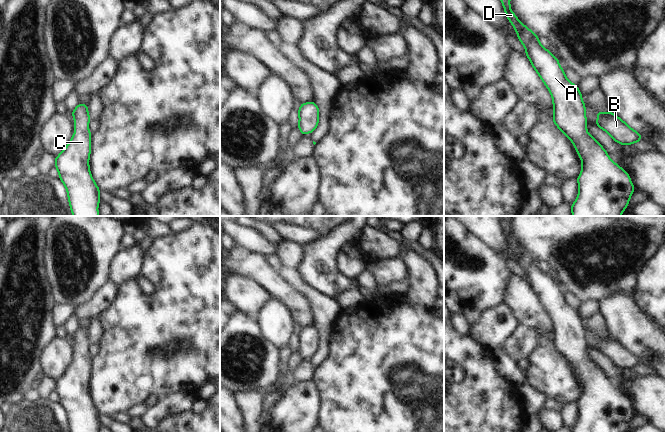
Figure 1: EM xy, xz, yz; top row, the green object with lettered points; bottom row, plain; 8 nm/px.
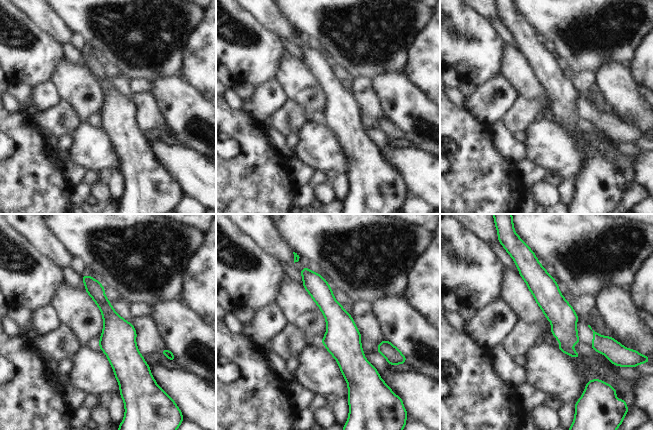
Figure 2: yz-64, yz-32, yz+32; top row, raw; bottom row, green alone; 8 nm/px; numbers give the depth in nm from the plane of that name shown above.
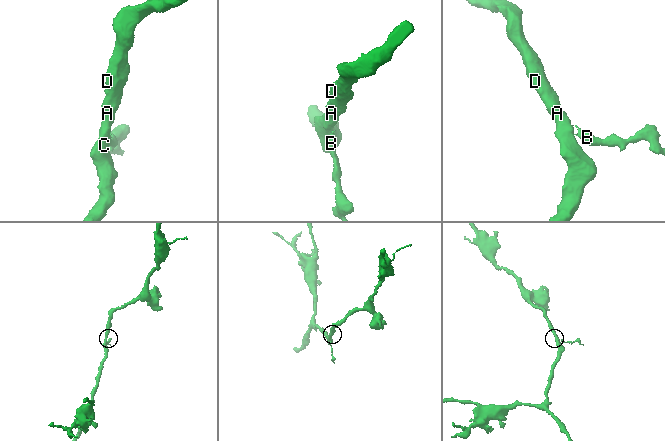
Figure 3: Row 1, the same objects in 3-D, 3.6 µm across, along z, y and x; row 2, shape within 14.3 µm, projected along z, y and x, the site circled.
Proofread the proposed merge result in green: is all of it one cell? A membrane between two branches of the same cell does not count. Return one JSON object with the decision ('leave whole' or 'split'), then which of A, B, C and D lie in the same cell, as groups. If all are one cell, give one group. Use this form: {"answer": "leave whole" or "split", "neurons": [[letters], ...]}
{"answer": "split", "neurons": [["A", "C", "D"], ["B"]]}

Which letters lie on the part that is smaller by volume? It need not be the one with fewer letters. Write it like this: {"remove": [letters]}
{"remove": ["B"]}

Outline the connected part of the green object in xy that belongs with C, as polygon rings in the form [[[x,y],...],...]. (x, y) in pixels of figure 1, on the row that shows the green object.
[[[79,103],[72,111],[72,117],[74,118],[75,133],[66,148],[55,157],[55,168],[59,172],[59,179],[67,189],[69,206],[73,216],[99,216],[100,190],[93,180],[89,169],[92,133],[88,127],[91,118],[88,115],[87,105]]]

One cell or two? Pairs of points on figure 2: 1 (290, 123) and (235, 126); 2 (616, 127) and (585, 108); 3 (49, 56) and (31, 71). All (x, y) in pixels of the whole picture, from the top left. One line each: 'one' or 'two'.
1: two
2: one
3: one

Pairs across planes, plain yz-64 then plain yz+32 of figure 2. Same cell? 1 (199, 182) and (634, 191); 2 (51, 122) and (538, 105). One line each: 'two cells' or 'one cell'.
1: two cells
2: one cell

